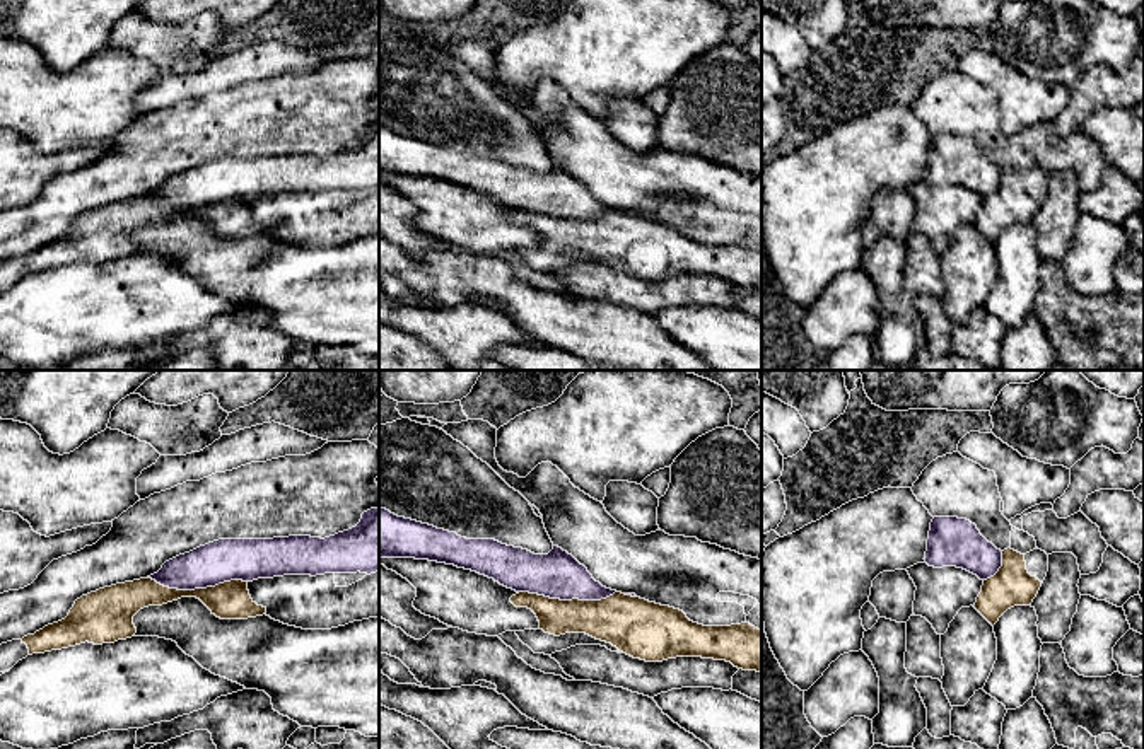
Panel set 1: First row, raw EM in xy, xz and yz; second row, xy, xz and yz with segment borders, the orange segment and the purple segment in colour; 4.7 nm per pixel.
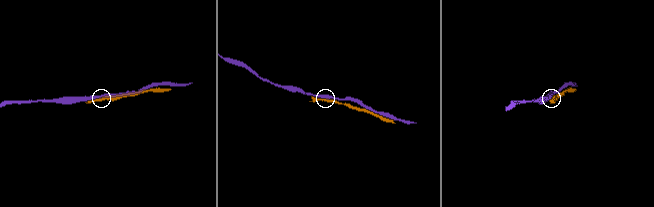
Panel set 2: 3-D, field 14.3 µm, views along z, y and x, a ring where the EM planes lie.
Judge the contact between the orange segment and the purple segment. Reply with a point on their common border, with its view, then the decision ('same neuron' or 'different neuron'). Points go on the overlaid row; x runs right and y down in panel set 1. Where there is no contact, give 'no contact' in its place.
xy (197, 589) | different neuron

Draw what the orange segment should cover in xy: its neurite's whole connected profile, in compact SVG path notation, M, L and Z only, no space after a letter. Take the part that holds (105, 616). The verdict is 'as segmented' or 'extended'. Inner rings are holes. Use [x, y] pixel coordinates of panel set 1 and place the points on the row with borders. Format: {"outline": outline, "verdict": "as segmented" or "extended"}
{"outline": "M152 578L116 584L75 601L68 616L22 640L0 645L0 676L32 653L61 650L80 643L114 643L135 636L133 616L149 606L162 606L181 597L196 597L220 619L248 619L266 614L248 590L248 582L231 580L215 587L178 590Z", "verdict": "extended"}

